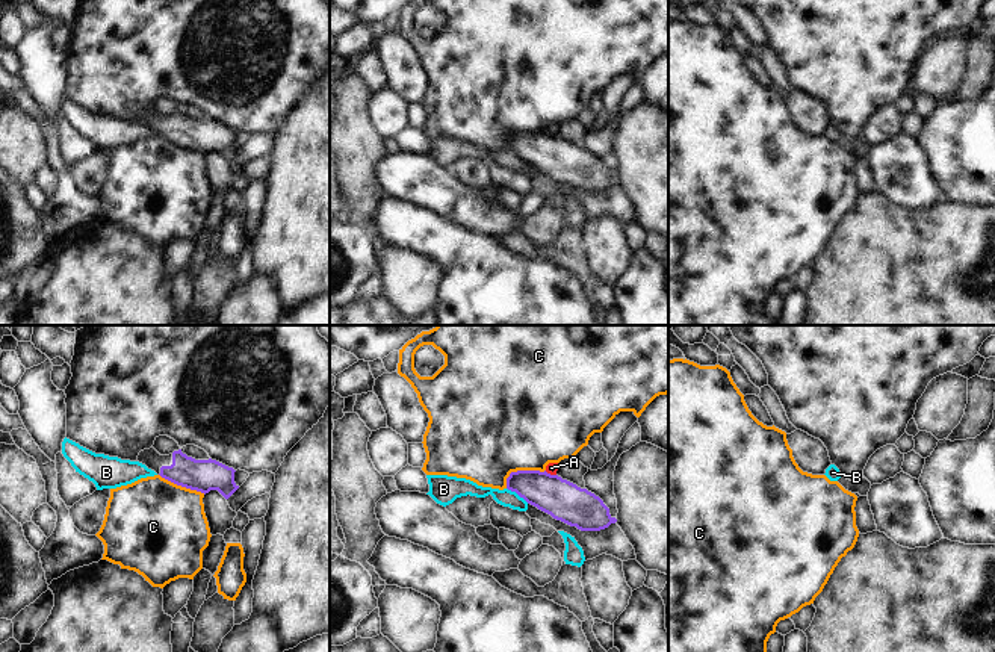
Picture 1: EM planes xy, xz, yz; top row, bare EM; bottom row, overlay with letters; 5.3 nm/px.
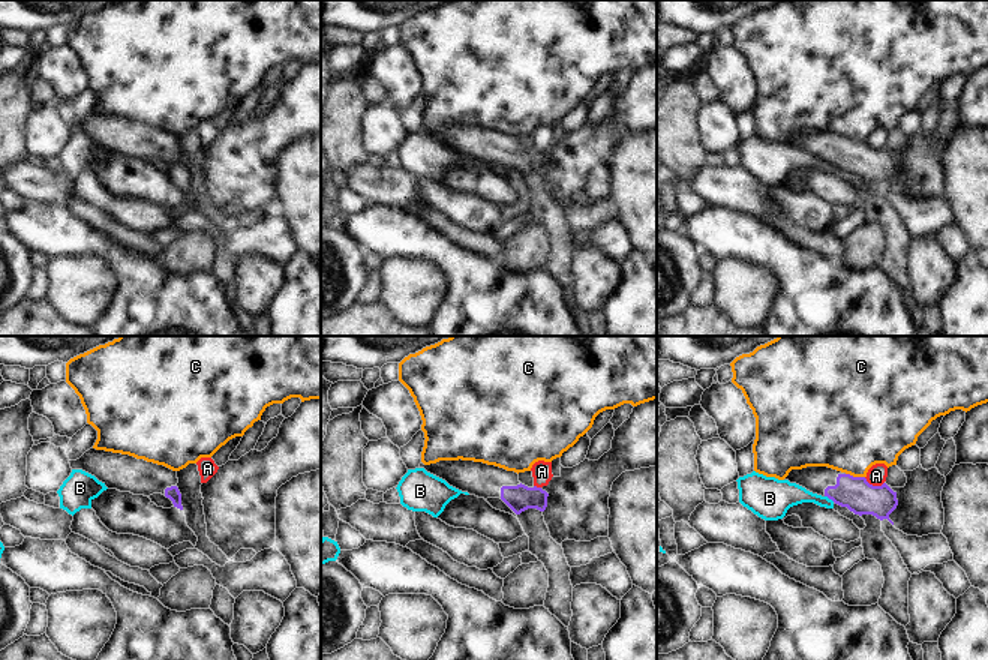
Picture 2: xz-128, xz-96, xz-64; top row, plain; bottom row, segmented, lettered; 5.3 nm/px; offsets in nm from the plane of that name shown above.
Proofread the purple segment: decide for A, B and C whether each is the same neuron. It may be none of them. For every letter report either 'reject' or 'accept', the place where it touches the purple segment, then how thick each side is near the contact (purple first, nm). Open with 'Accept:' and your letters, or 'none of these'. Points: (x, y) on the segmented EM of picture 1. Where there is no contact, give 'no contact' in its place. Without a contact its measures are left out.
Accept: none of these
A: reject; contact xz (549, 474); calibres 220 and 60 nm
B: reject; contact xz (517, 493); calibres 200 and 90 nm
C: reject; contact xz (520, 471); calibres 200 and 500 nm

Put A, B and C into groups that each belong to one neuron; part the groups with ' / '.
A / B / C

